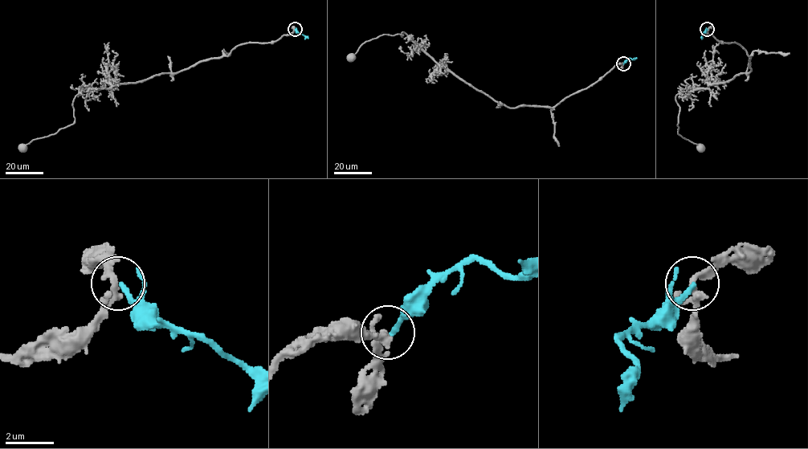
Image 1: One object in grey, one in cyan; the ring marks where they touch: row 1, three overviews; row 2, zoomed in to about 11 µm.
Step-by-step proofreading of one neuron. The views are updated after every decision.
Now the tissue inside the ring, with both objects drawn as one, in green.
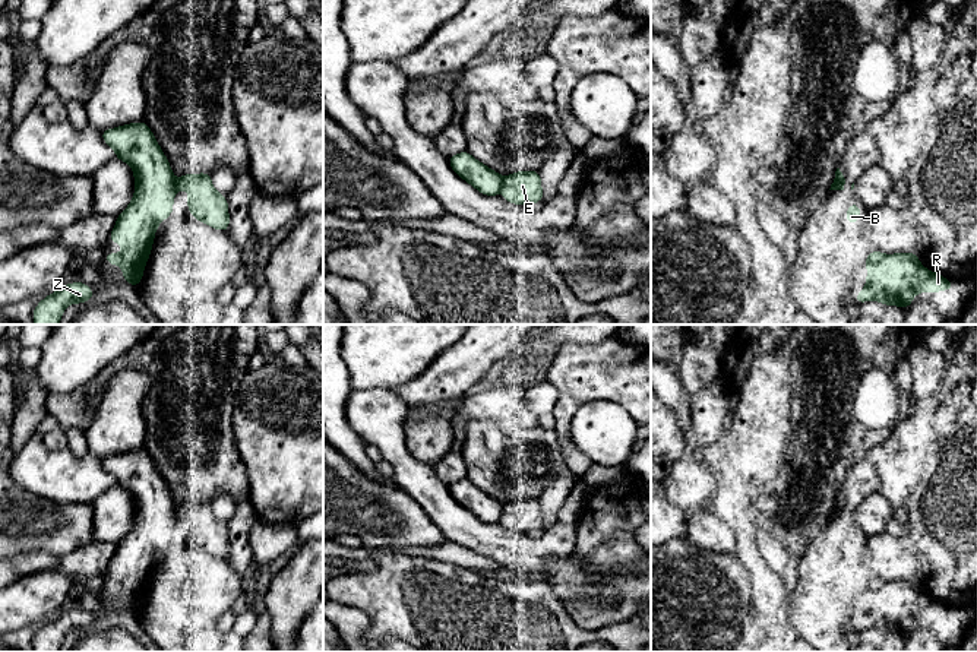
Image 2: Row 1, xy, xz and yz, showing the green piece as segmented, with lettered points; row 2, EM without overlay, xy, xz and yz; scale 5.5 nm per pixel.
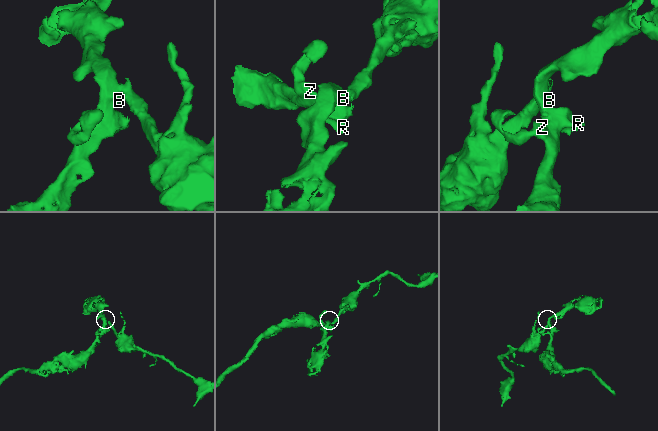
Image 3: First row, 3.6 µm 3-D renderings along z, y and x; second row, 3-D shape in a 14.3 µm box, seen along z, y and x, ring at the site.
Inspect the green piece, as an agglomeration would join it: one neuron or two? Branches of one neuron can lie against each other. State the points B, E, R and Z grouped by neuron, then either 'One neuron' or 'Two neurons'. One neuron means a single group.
Groups: B R Z / E. Two neurons

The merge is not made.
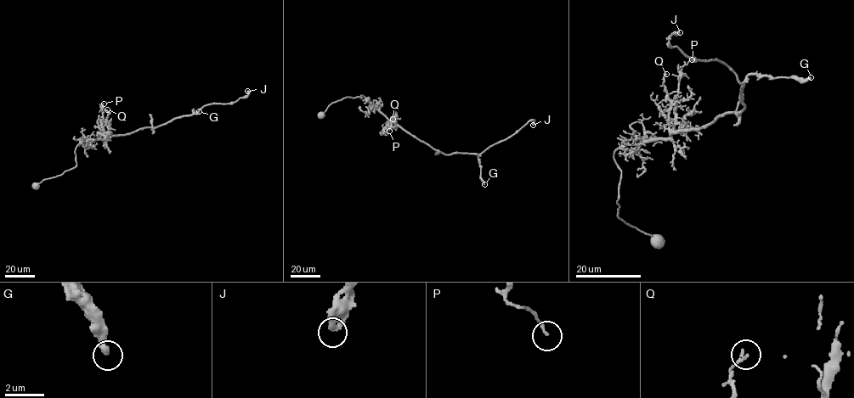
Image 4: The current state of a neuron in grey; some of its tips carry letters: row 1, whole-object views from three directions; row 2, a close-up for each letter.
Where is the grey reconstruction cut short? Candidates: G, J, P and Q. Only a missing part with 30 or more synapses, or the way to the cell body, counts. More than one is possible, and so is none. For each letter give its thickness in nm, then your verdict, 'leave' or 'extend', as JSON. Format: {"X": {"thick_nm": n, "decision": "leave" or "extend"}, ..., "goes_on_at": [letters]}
{"G": {"thick_nm": 360, "decision": "leave"}, "J": {"thick_nm": 420, "decision": "leave"}, "P": {"thick_nm": 150, "decision": "leave"}, "Q": {"thick_nm": 100, "decision": "leave"}, "goes_on_at": []}

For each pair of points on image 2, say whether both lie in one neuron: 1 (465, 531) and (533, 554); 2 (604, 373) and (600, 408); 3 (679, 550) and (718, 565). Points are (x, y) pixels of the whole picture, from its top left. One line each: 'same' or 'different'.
1: same
2: different
3: same

